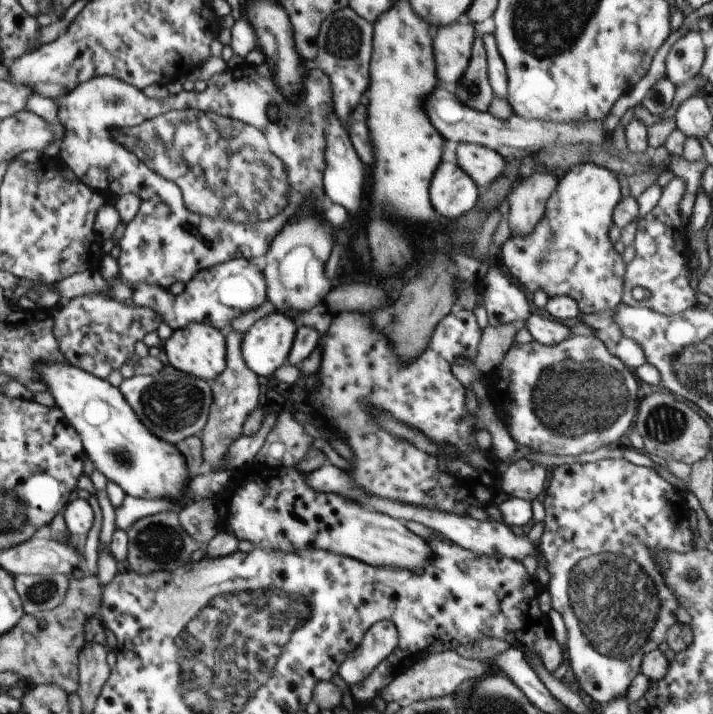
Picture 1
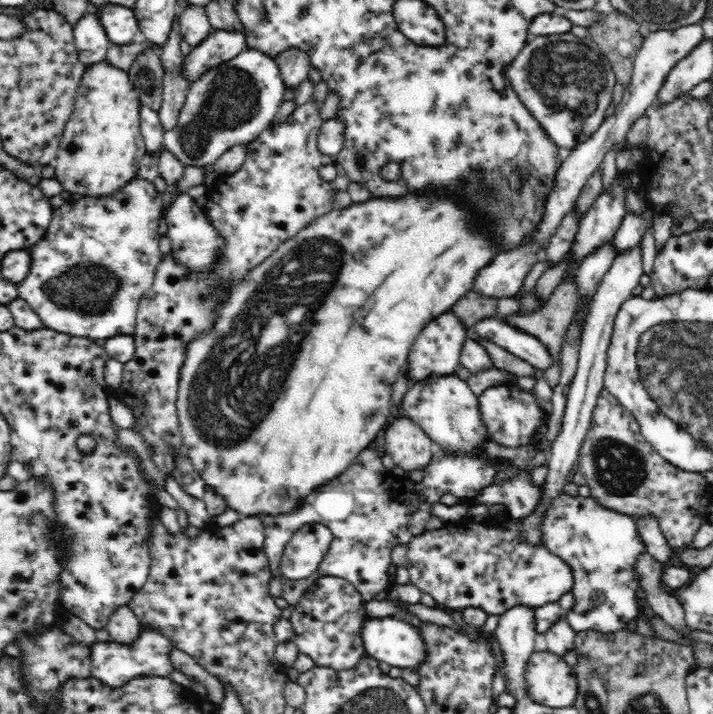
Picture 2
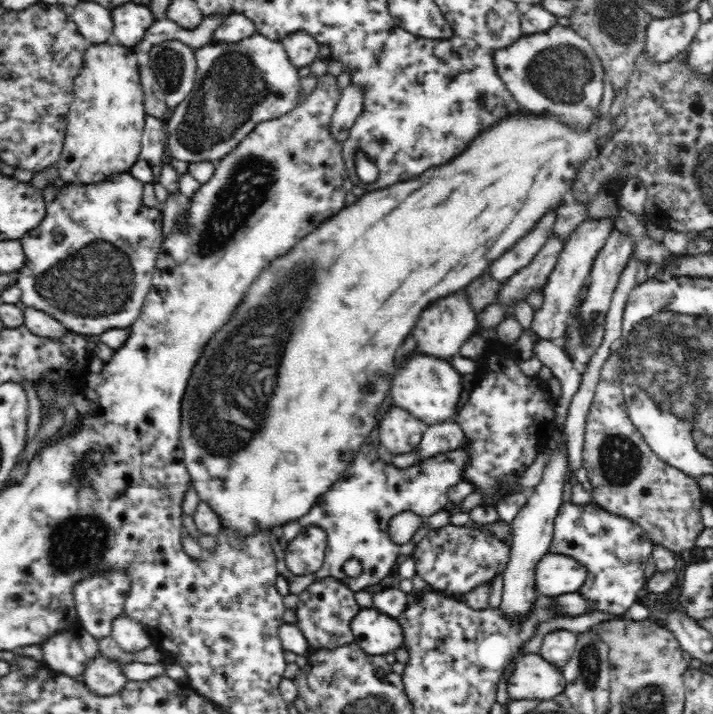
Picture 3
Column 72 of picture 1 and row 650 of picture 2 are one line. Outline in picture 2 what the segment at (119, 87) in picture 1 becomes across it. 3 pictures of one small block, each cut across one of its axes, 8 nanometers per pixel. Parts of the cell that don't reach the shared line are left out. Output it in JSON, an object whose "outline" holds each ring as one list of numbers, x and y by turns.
{"outline":[[142,626,136,642,126,645,116,641,96,641,89,647,92,670,90,676,100,683,112,688,124,686,129,680,143,676,168,677,175,668,170,661,170,652,174,646,160,632,152,631,152,627]]}

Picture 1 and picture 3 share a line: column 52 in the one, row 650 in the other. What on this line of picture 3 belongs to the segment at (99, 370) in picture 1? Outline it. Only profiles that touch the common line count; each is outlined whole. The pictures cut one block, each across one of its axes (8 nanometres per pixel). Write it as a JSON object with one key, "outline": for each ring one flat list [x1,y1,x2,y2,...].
{"outline":[[326,577,315,580,314,584,297,595,299,600,295,609,296,625,308,641,310,651,322,652,324,648,355,642,351,622,361,608,356,602,356,593,348,585,336,578]]}

